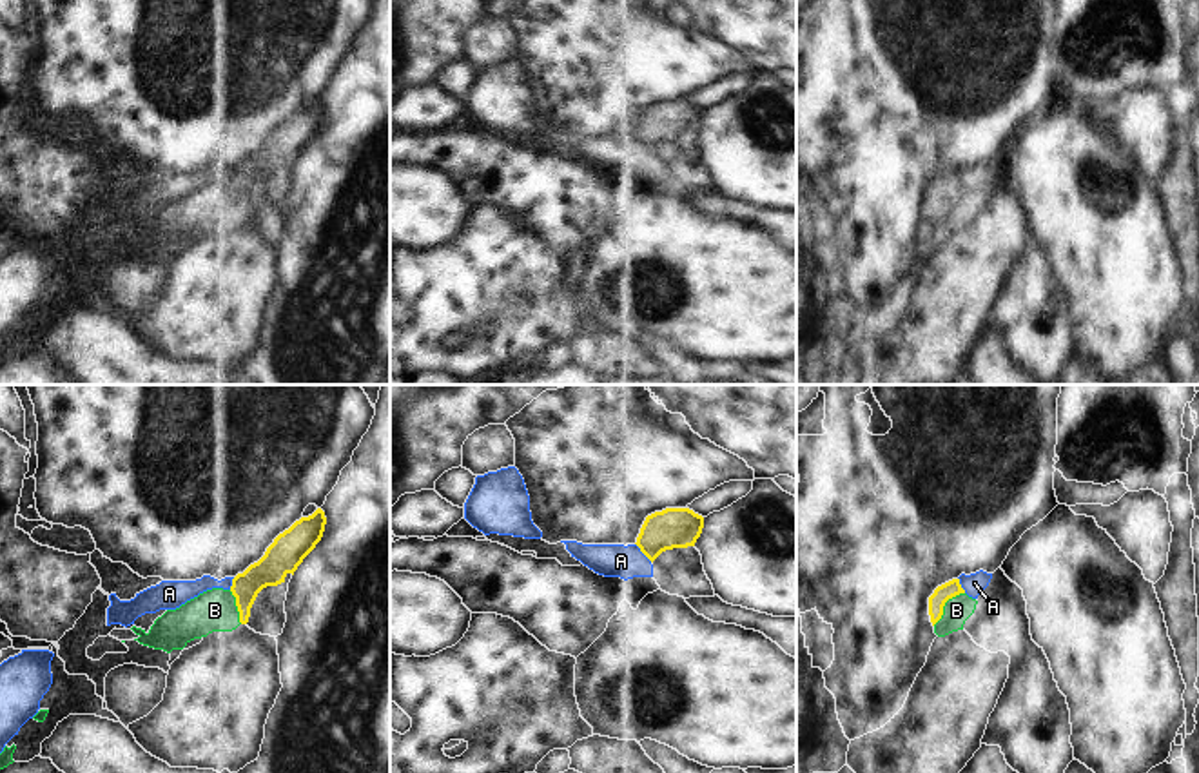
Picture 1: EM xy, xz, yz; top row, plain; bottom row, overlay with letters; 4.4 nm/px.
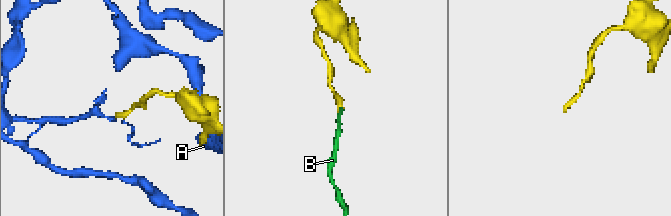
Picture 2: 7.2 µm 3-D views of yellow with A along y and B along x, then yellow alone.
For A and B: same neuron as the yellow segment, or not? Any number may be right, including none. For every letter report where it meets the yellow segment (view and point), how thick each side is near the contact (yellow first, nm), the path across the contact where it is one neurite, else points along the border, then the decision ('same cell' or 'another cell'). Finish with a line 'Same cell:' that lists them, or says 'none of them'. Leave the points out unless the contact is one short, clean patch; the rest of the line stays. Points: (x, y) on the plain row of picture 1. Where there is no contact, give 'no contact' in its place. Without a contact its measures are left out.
A: meets yellow in xz at (643, 146); 180 nm thick on the yellow side, 140 nm on the other; border along xz (635, 136), (652, 155); another cell
B: meets yellow in yz at (944, 198); 80 nm thick on the yellow side, 120 nm on the other; runs through yz (942, 187), (944, 198), (956, 204); same cell
Same cell: B

